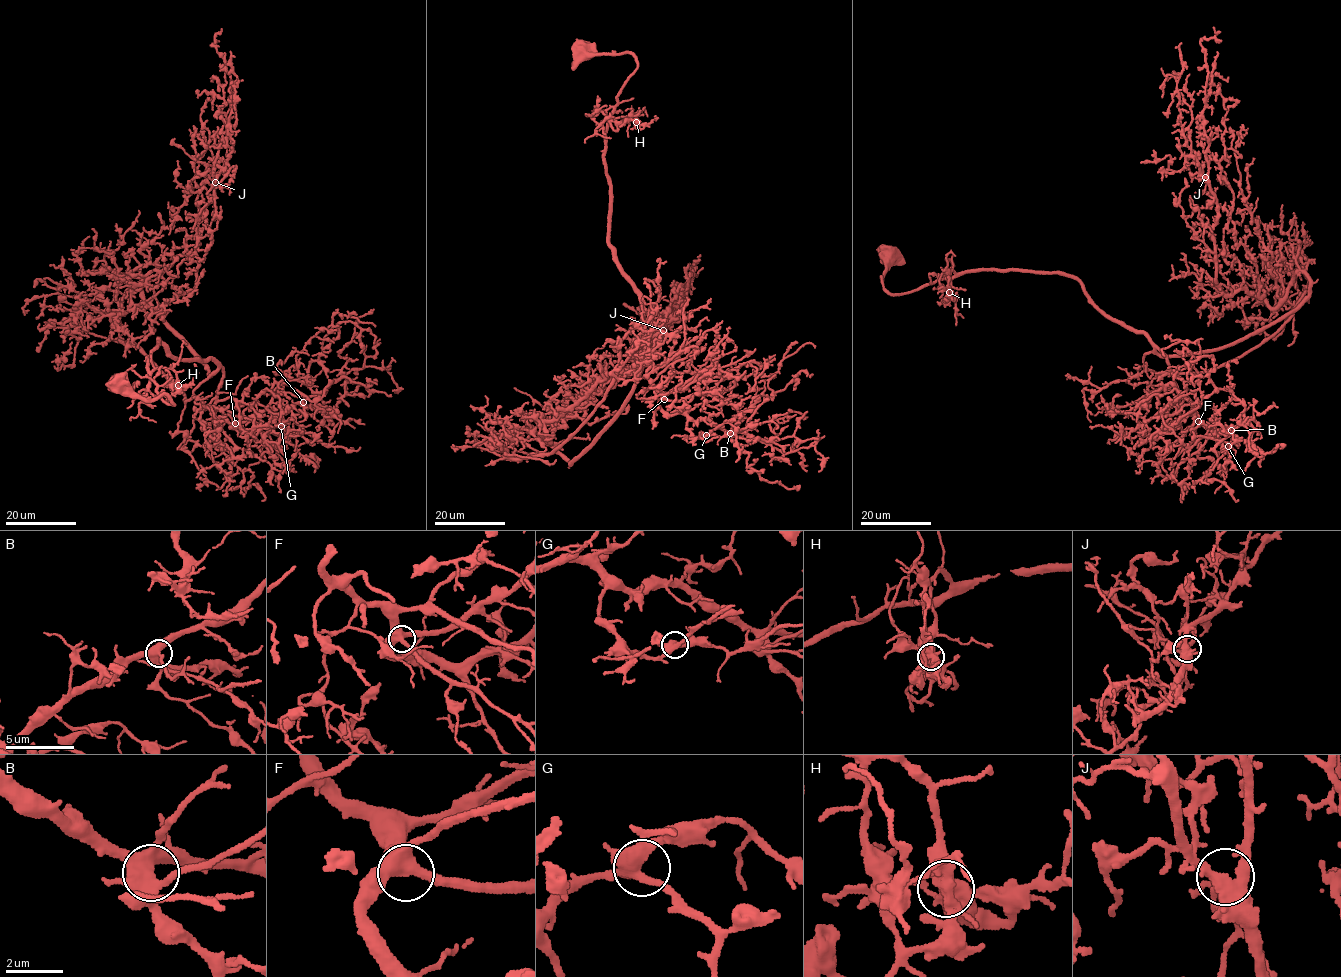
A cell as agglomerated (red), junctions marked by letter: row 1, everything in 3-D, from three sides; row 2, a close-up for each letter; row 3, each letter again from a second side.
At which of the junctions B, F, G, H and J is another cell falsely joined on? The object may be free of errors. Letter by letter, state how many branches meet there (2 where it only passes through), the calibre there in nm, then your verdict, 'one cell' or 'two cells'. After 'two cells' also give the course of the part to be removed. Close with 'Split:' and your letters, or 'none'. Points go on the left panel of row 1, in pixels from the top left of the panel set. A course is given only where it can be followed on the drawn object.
B: 4 | 480 nm | one cell
F: 4 | 480 nm | one cell
G: 4 | 480 nm | one cell
H: 4 | 480 nm | one cell
J: 4 | 400 nm | one cell
Split: none

